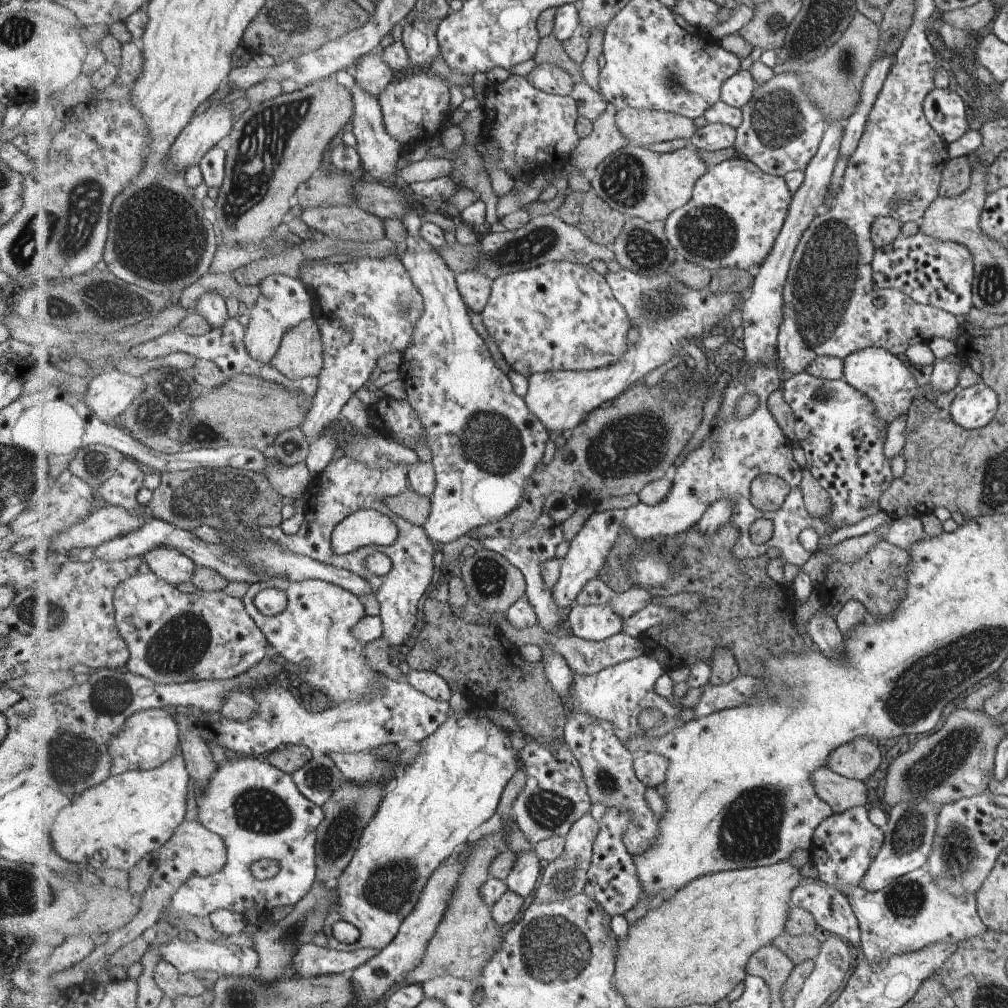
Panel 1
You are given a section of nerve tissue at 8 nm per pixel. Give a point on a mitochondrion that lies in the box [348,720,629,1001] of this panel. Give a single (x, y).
(555, 947)

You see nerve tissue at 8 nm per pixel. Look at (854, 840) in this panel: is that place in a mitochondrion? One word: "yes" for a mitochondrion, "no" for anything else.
no

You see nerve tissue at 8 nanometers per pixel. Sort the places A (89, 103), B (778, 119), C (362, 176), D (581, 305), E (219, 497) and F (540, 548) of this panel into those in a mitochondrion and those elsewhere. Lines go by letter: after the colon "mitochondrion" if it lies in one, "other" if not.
A: other
B: mitochondrion
C: other
D: other
E: mitochondrion
F: other

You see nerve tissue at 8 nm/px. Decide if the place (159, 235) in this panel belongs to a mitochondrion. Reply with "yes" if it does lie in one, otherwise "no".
yes

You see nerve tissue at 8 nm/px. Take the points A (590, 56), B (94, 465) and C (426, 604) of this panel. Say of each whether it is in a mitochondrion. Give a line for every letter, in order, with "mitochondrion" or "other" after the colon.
A: other
B: mitochondrion
C: other

